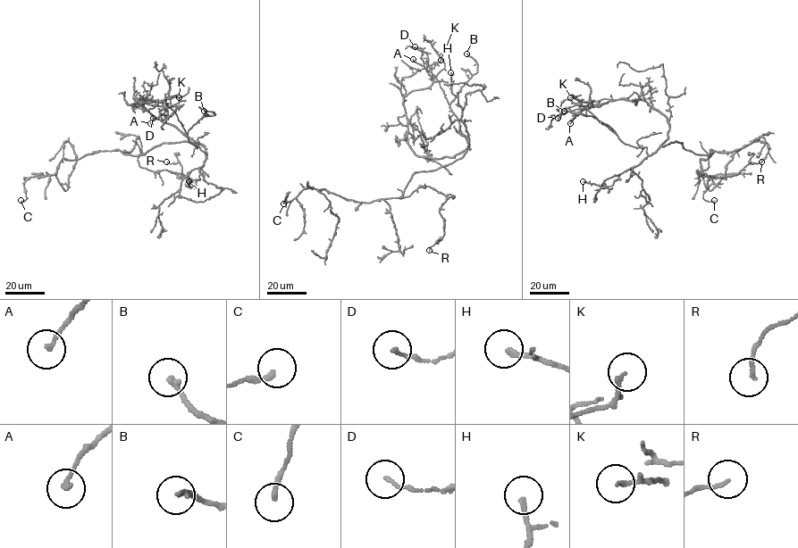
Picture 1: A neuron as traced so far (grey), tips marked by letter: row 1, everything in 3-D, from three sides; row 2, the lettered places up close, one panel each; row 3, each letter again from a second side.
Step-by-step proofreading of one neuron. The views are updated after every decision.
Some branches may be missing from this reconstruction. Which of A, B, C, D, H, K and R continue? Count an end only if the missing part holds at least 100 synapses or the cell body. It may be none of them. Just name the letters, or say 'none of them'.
none of them

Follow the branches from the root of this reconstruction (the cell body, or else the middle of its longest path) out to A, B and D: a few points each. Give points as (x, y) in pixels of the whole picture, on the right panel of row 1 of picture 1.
A: (682, 143), (661, 145), (667, 138), (667, 120), (641, 100), (617, 99), (586, 107), (570, 123)
B: (682, 143), (670, 142), (649, 155), (646, 146), (625, 144), (608, 126), (592, 116), (564, 111)
D: (682, 143), (661, 145), (667, 138), (667, 120), (641, 100), (608, 101), (600, 106), (570, 110), (558, 118)

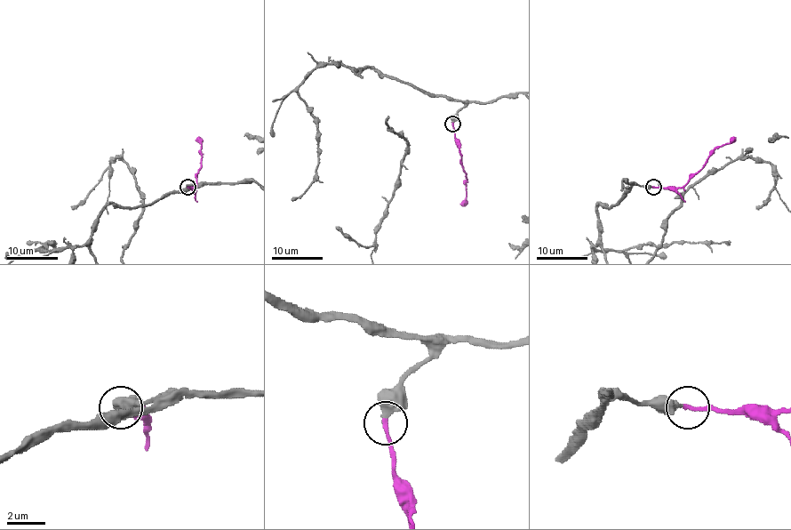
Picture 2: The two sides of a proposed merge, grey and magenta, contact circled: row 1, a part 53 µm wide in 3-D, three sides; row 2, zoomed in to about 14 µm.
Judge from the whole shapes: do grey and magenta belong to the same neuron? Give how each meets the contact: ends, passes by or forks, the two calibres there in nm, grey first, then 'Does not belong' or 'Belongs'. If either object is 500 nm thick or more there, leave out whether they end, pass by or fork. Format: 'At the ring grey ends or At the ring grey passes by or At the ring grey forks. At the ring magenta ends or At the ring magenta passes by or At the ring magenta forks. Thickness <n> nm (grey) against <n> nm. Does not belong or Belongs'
At the ring grey ends. At the ring magenta ends. Thickness 280 nm (grey) against 220 nm. Belongs

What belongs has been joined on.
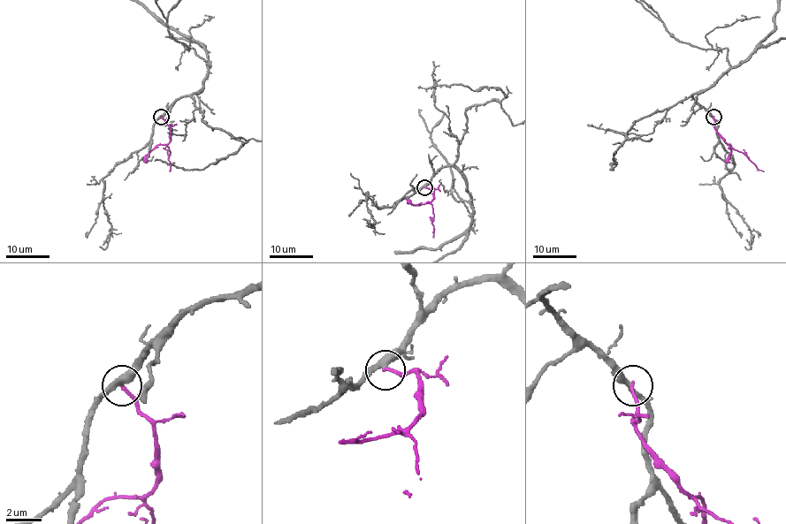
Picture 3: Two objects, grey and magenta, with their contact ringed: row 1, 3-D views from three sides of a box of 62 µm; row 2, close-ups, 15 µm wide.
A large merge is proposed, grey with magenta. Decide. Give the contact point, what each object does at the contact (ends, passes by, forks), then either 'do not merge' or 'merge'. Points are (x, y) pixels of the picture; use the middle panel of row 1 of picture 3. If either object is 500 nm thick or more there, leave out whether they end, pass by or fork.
at (424, 187); grey passes by; magenta ends there; do not merge

